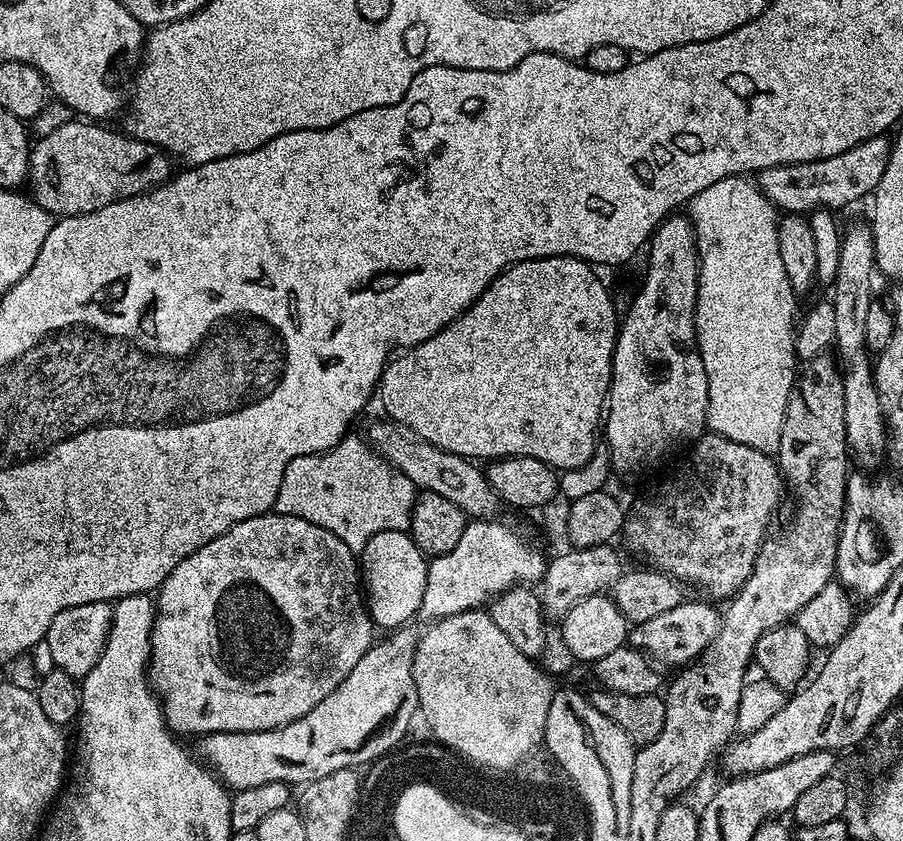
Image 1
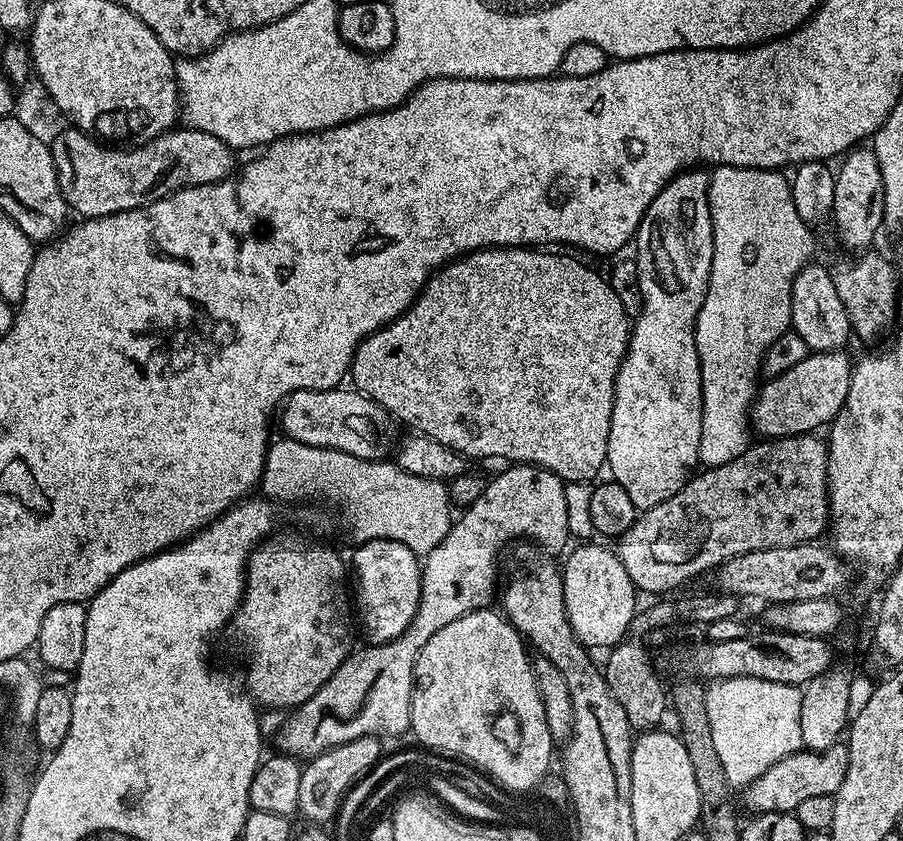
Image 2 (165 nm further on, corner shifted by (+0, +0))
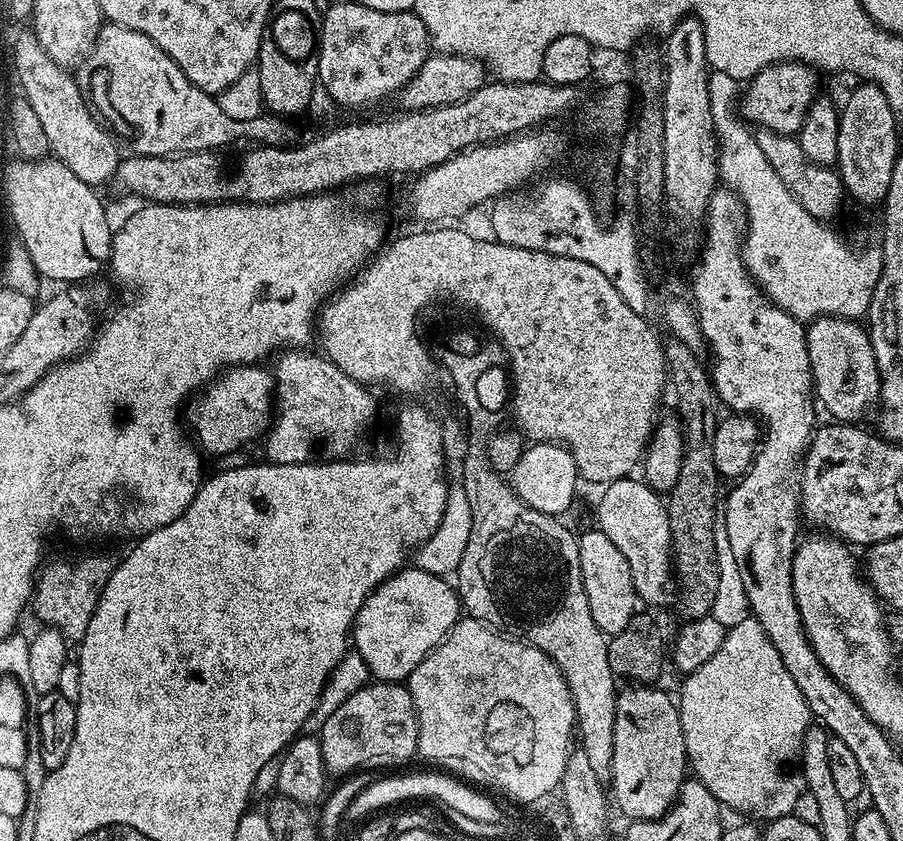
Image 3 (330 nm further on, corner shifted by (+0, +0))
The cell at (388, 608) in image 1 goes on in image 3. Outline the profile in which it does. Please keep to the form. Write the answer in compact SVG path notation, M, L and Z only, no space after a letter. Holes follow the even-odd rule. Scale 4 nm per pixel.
M405 566L388 576L362 602L356 620L352 624L350 644L360 655L362 663L376 682L404 682L408 675L444 640L446 634L461 619L462 605L453 585L445 577L435 576L415 566Z

